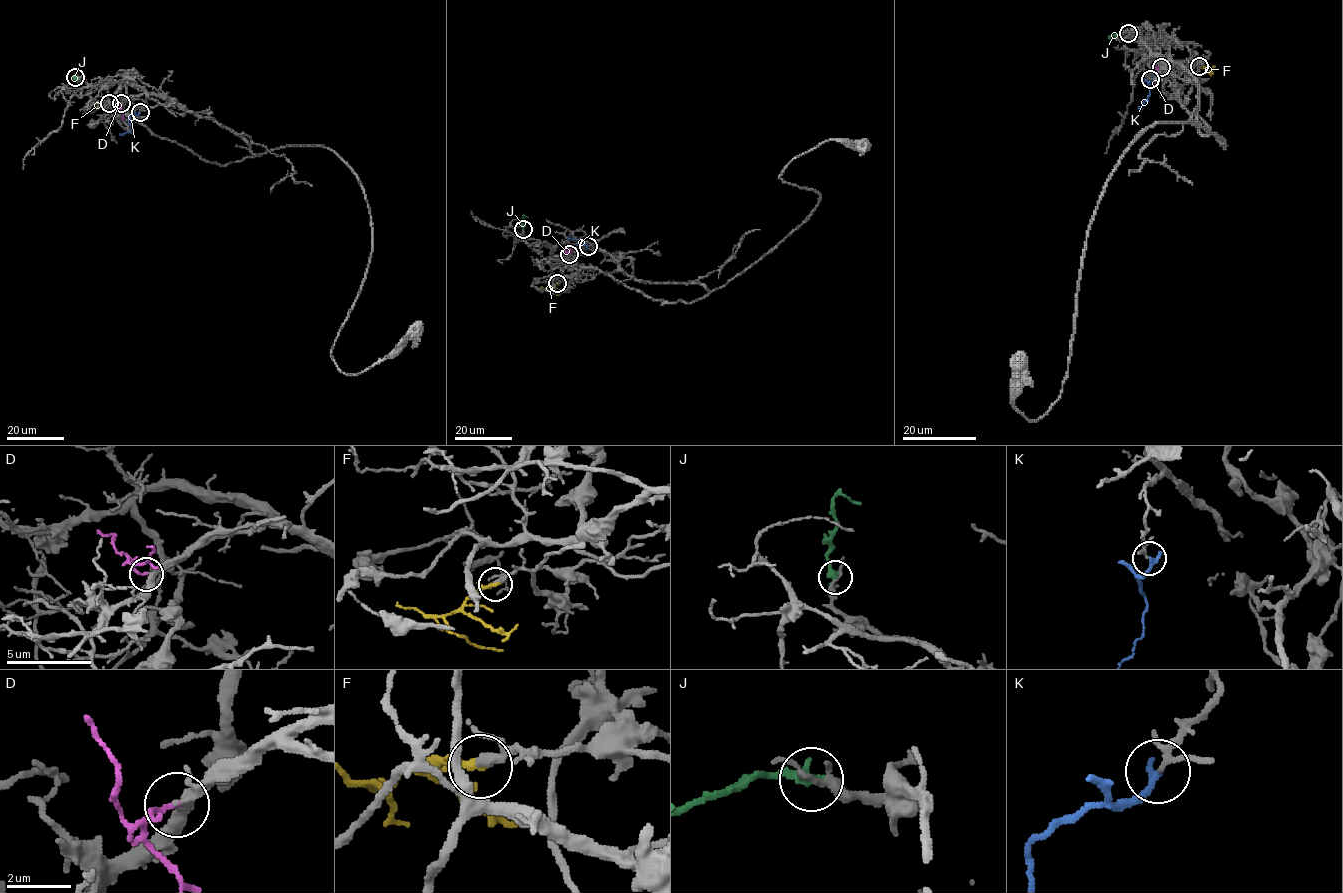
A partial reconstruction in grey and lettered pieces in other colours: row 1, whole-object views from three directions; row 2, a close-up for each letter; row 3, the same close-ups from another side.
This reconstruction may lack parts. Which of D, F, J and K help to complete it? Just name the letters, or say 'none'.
D, F, K

